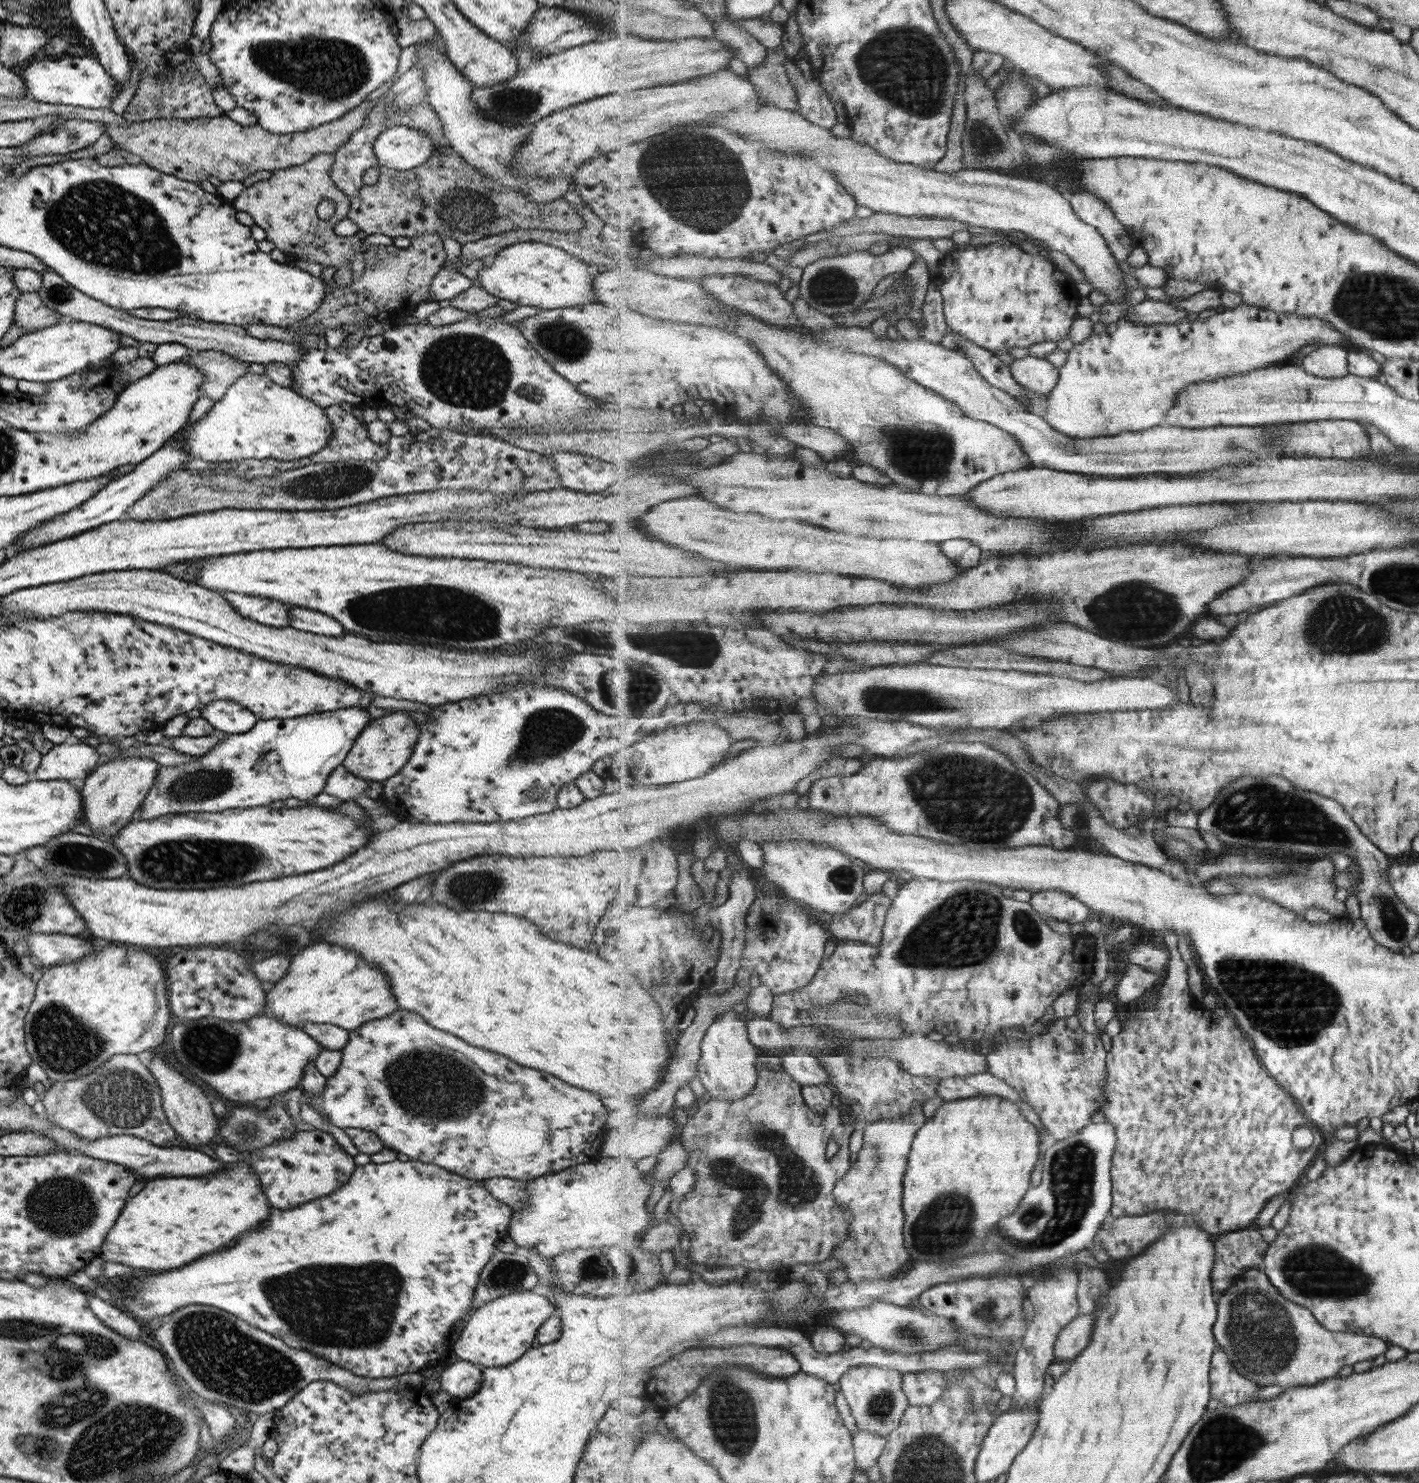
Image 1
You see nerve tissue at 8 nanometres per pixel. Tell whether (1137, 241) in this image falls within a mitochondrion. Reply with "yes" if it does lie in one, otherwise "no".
no

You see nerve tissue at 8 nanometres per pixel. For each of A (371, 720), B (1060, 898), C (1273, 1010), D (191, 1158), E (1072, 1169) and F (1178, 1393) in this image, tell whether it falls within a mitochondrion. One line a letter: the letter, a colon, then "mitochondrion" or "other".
A: other
B: other
C: mitochondrion
D: other
E: mitochondrion
F: other

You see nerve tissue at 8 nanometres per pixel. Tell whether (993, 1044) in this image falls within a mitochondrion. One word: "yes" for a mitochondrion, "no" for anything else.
no

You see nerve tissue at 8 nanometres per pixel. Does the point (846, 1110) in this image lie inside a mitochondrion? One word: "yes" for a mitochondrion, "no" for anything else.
no

